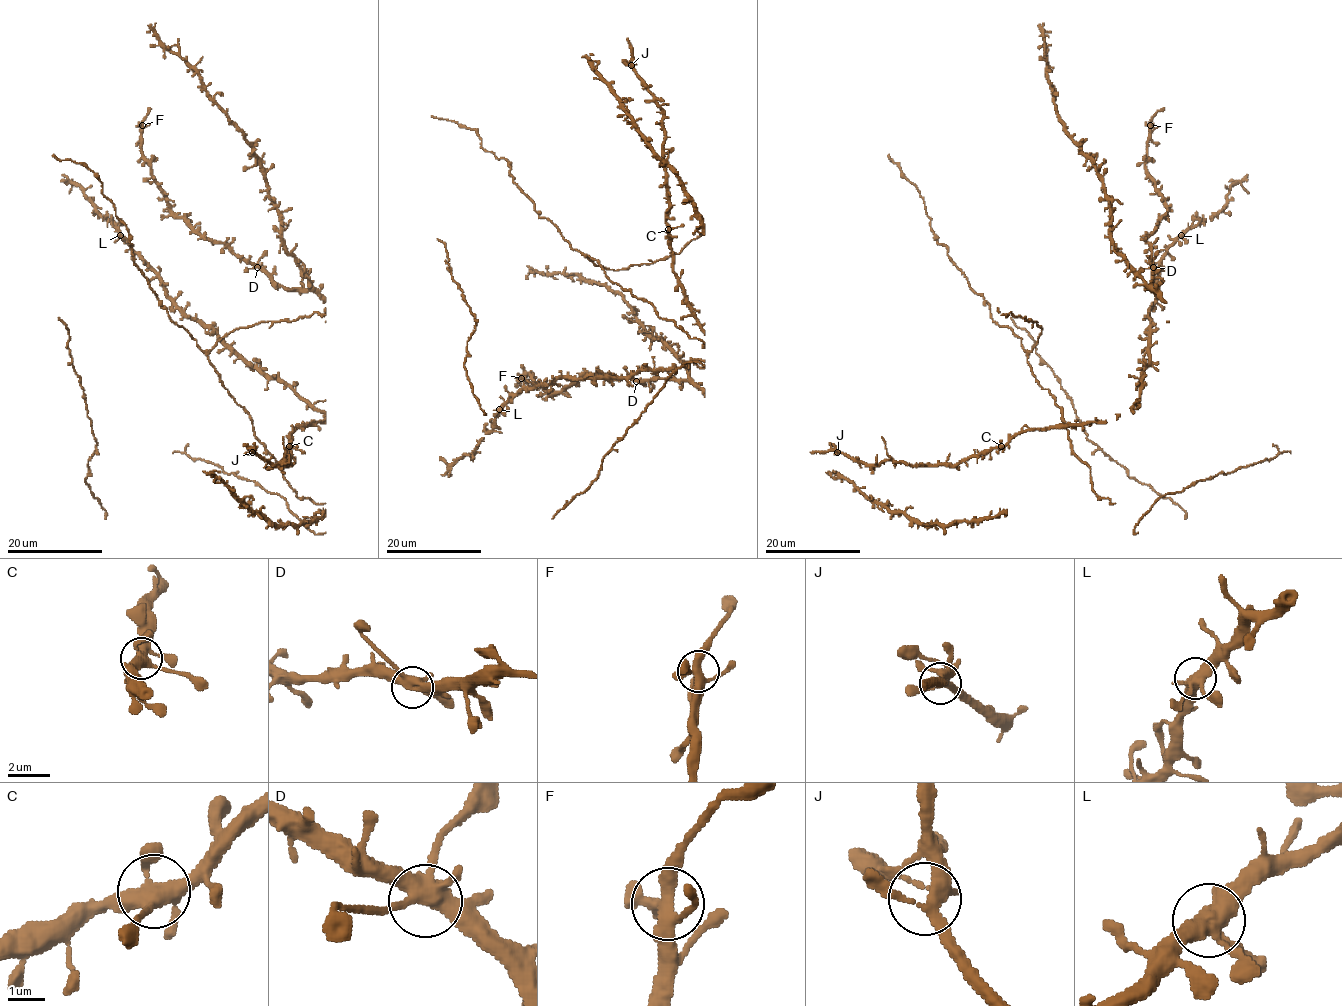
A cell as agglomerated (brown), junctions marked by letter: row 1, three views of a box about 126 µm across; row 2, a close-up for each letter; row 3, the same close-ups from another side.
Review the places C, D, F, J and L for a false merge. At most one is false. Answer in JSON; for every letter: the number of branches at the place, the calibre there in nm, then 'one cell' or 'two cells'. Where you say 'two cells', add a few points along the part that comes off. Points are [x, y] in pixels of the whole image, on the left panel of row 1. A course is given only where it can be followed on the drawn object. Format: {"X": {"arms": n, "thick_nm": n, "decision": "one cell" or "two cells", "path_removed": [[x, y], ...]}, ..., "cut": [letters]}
{"C": {"arms": 5, "thick_nm": 400, "decision": "one cell"}, "D": {"arms": 5, "thick_nm": 420, "decision": "one cell"}, "F": {"arms": 5, "thick_nm": 380, "decision": "one cell"}, "J": {"arms": 5, "thick_nm": 320, "decision": "one cell"}, "L": {"arms": 5, "thick_nm": 440, "decision": "one cell"}, "cut": []}

